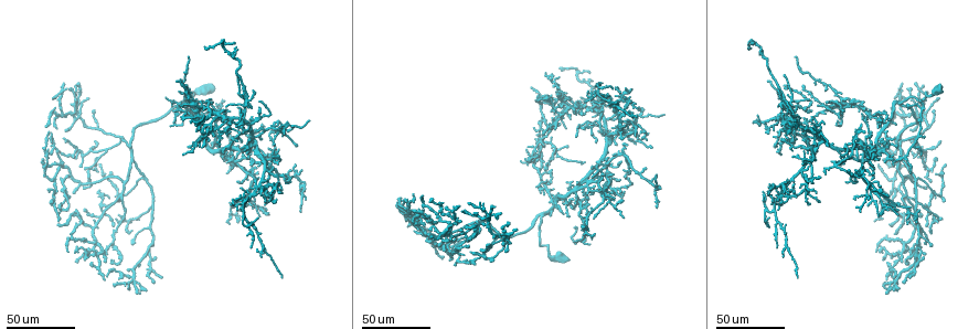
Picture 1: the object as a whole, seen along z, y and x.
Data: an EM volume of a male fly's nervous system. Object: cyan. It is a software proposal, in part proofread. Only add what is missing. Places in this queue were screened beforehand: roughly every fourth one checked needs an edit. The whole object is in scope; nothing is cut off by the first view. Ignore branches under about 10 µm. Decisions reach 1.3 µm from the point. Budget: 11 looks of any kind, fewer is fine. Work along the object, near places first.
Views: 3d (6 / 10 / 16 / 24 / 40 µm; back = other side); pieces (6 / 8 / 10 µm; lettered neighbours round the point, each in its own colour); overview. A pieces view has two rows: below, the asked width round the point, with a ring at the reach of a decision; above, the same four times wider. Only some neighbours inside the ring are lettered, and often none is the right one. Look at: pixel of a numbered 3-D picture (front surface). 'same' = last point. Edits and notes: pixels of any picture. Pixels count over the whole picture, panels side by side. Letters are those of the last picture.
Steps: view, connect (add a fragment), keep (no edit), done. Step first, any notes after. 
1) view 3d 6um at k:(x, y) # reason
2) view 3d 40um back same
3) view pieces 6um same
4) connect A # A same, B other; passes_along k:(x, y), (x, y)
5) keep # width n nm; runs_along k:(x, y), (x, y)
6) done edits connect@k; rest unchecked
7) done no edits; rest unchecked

view 3d 40um at 1:(301, 171) # branch stops here

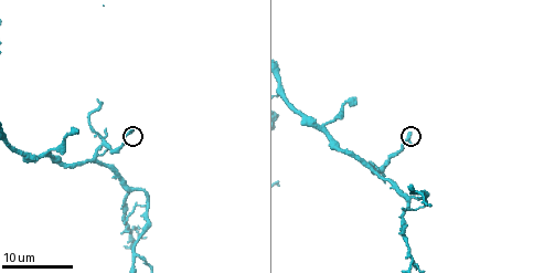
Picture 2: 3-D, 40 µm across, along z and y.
view pieces 6um at 2:(130, 129)

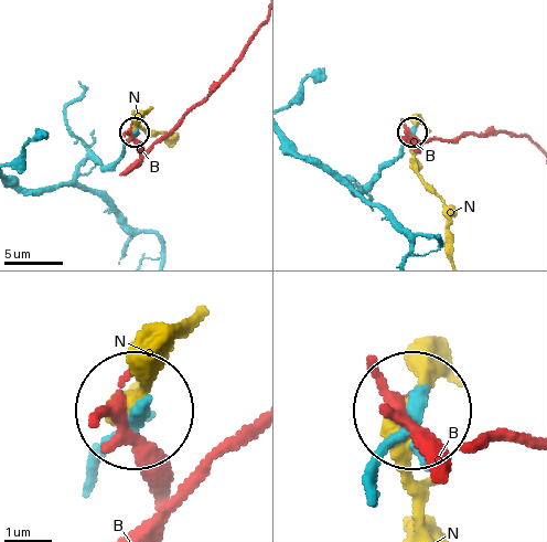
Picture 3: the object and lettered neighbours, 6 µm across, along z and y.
keep # width 280 nm; B other, N other; runs_along 3:(87, 470), (130, 415); no lettered fragment goes on from it

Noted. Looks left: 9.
view 3d 40um at 1:(203, 135) # an open end

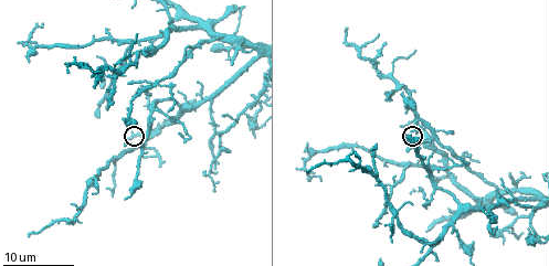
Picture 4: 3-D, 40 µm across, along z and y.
view pieces 6um at 4:(124, 145)

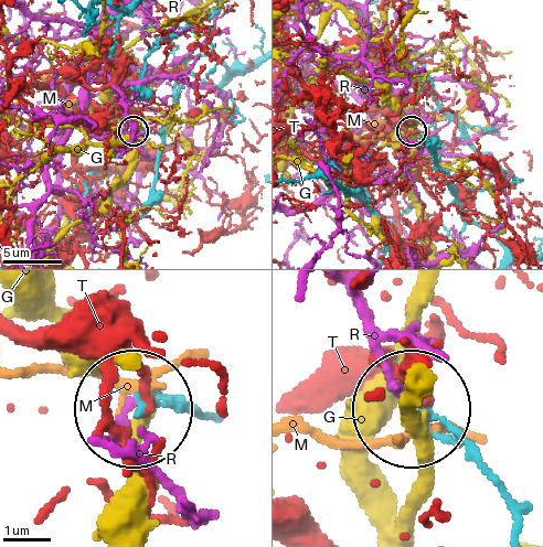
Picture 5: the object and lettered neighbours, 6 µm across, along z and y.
keep # width 230 nm; G other, M other, R other, T other; runs_along 5:(198, 413), (141, 409); no lettered fragment goes on from it

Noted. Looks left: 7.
view 3d 24um at 1:(414, 194) # branch stops here

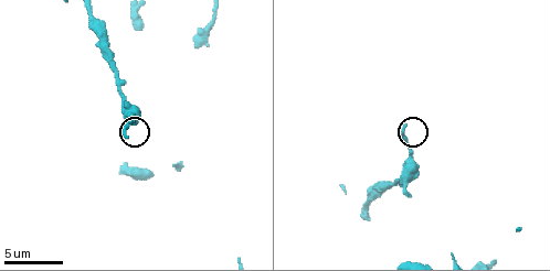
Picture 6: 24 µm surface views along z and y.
view pieces 8um at 6:(405, 125) # what lies round it

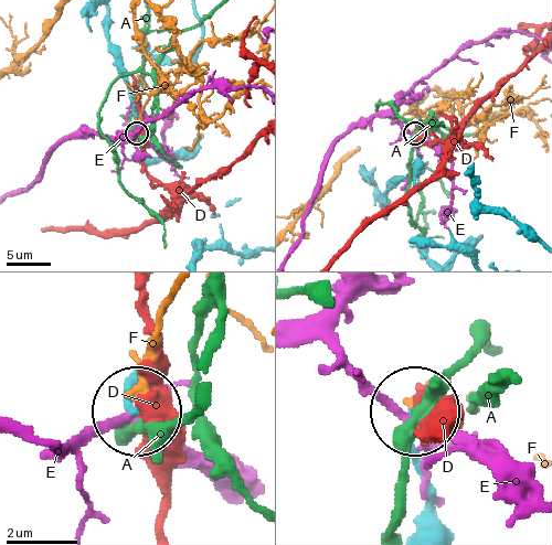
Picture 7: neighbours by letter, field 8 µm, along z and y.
keep # A other, D other, E other, F other; runs_along 7:(428, 495), (411, 410); none of them fits

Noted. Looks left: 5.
view 3d 40um at 1:(452, 238) # thin end

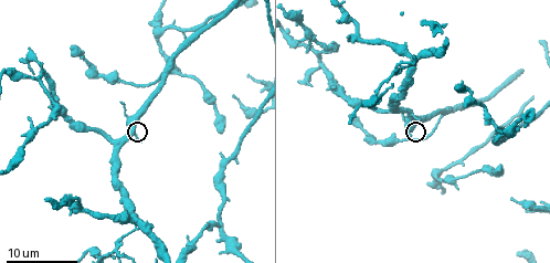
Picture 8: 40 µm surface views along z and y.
view pieces 6um at 8:(409, 135)

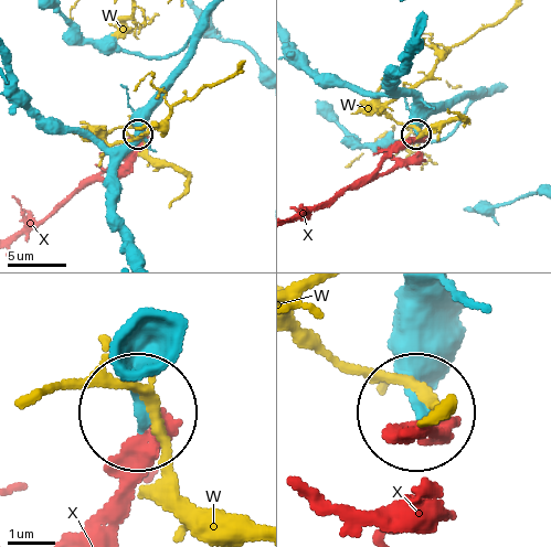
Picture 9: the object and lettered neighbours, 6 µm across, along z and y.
keep # W other, X other; runs_along 9:(500, 85), (468, 92), (443, 105), (417, 132); none of them fits

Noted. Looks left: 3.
view 3d 24um at 1:(414, 222)

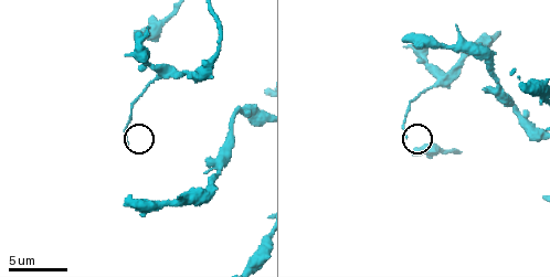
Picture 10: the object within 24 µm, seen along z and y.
view pieces 6um at 10:(405, 135)

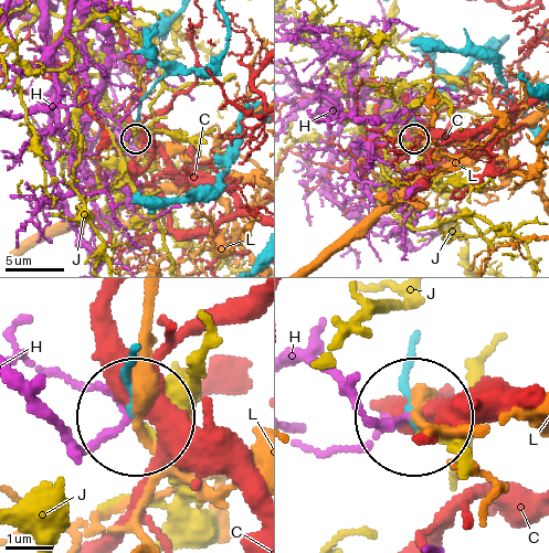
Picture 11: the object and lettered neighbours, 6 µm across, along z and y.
keep # C other, H other, J other, L other; runs_along 11:(132, 360), (136, 416); none of them fits

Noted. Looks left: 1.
done no edits; rest unchecked

